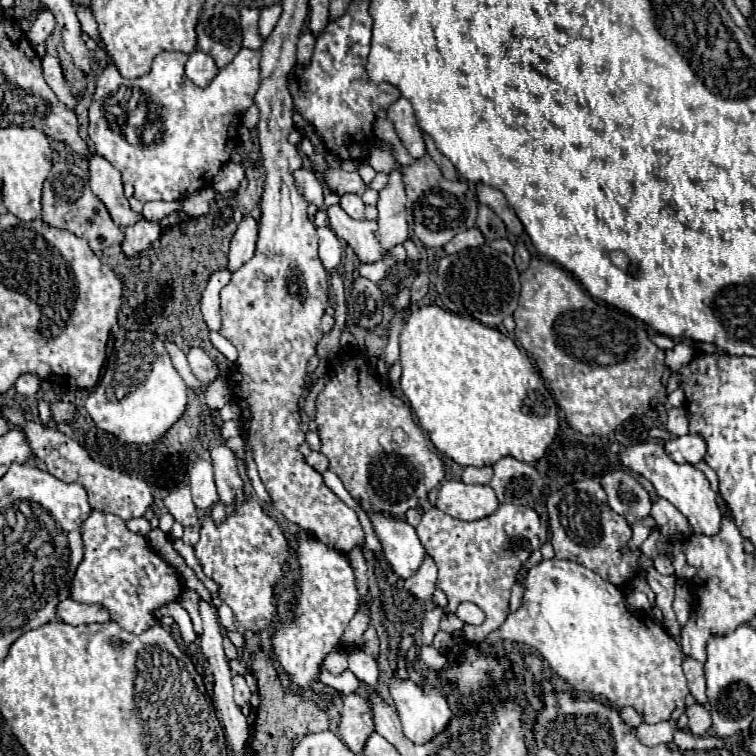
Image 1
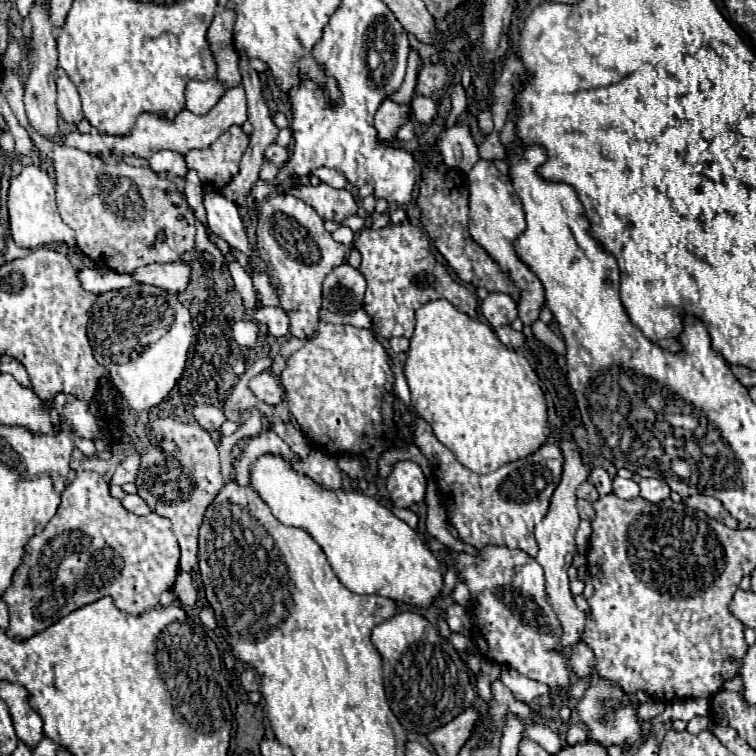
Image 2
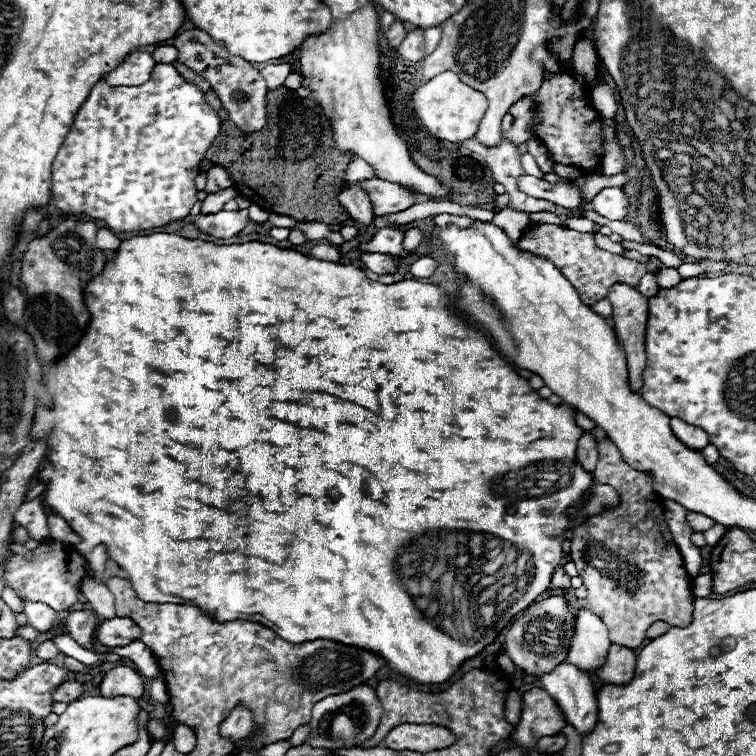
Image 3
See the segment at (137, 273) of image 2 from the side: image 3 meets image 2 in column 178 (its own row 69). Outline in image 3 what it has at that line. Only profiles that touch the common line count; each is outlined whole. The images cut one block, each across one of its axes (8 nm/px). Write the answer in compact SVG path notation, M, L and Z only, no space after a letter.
M270 64L264 70L260 70L260 74L270 90L276 90L276 86L284 86L284 80L290 76L290 72L292 72L292 68L288 64L278 64L278 66Z

